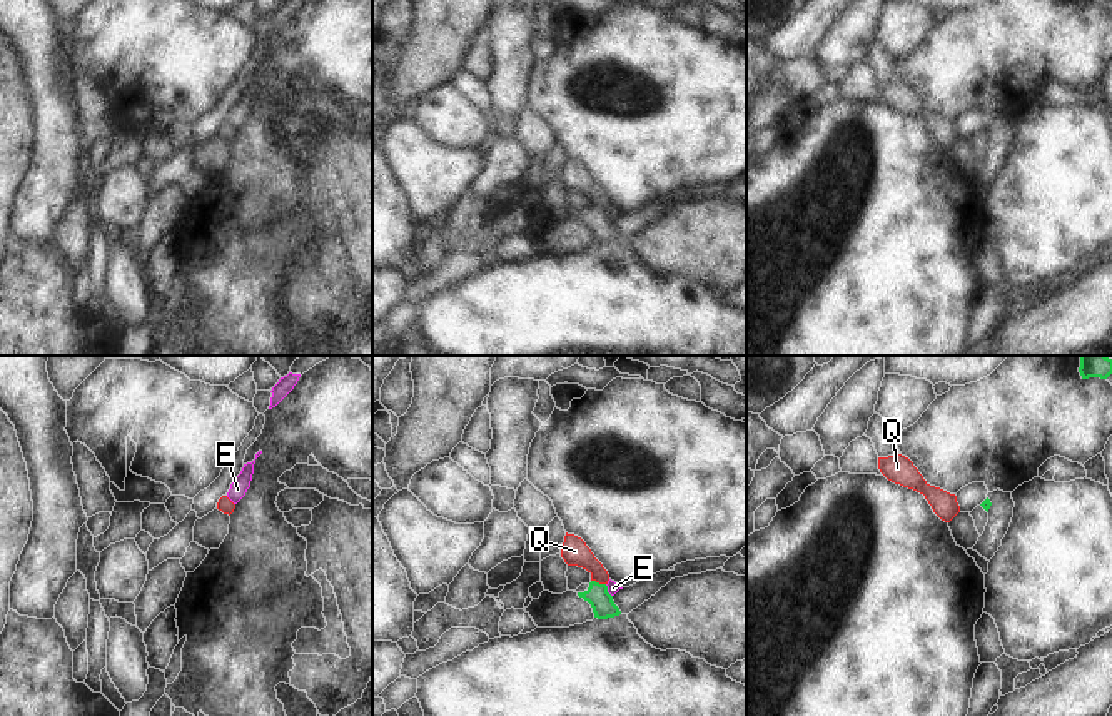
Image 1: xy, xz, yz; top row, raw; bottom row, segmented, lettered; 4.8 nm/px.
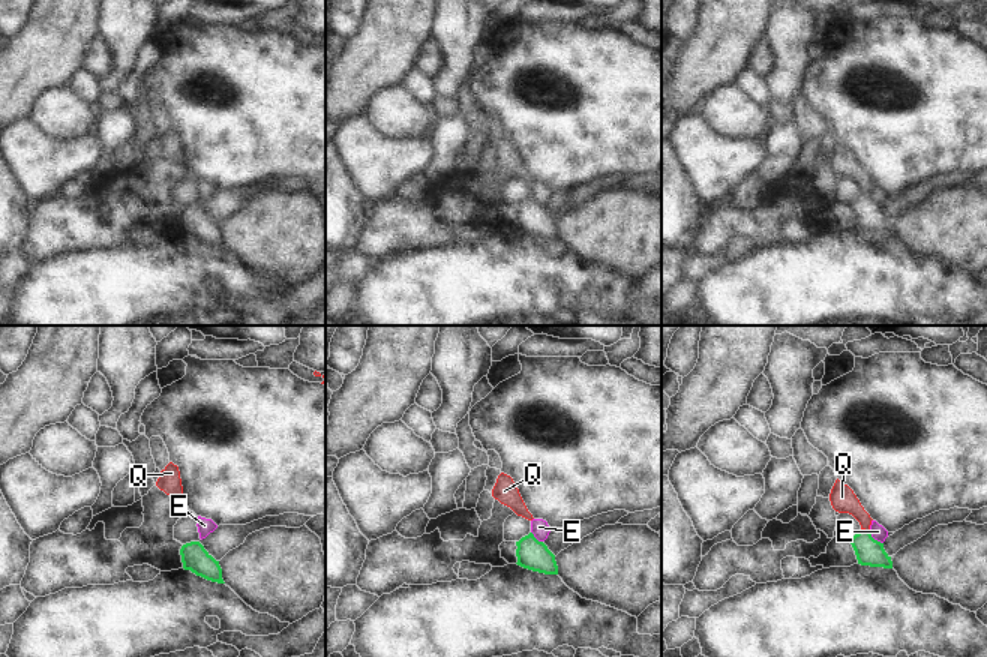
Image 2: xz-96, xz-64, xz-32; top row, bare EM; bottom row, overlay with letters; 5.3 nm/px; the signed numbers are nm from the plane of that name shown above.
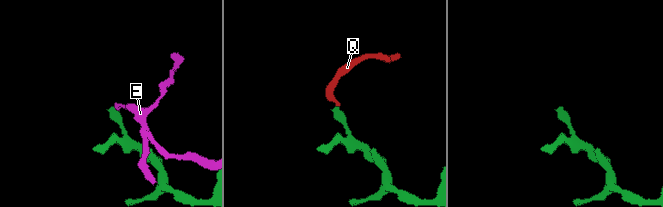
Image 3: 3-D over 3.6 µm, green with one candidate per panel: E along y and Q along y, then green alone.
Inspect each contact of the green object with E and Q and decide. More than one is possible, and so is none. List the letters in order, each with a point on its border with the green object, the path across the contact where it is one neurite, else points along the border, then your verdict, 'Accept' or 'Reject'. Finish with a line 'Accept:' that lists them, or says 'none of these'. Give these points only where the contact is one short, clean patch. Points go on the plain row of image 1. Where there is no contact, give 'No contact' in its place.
E: Touches green at xz (606, 217). Boundary: xz (605, 211), (611, 222). Reject
Q: Touches green at xz (598, 209). Path across: xz (601, 227), (598, 209), (598, 199), (575, 177). Accept
Accept: Q

